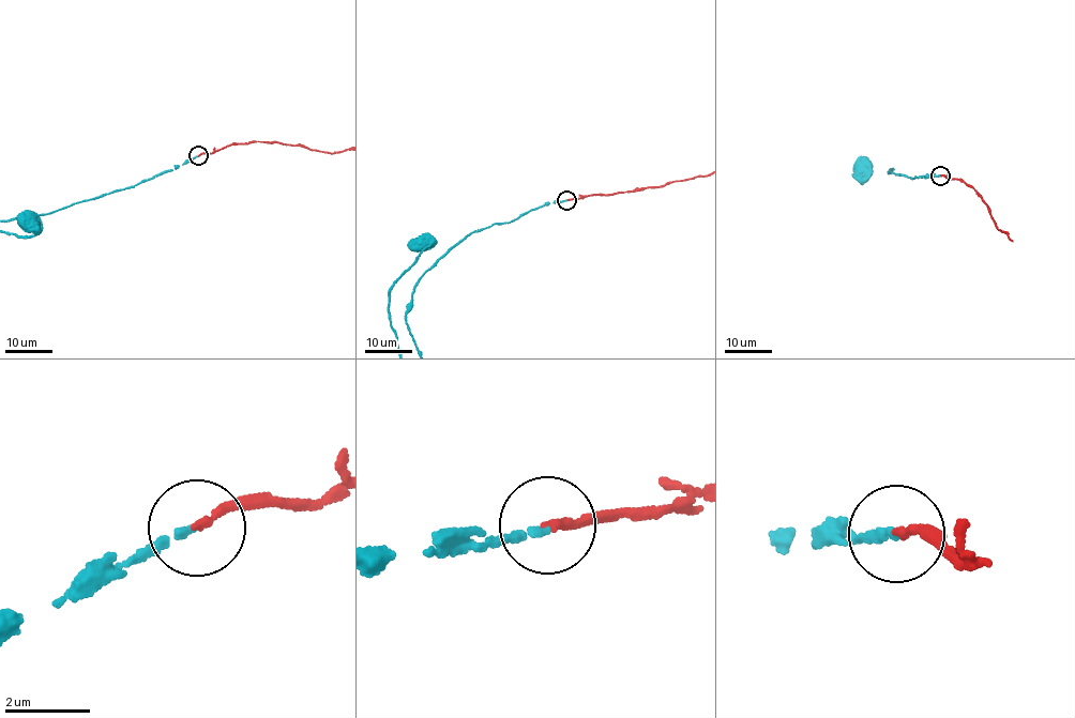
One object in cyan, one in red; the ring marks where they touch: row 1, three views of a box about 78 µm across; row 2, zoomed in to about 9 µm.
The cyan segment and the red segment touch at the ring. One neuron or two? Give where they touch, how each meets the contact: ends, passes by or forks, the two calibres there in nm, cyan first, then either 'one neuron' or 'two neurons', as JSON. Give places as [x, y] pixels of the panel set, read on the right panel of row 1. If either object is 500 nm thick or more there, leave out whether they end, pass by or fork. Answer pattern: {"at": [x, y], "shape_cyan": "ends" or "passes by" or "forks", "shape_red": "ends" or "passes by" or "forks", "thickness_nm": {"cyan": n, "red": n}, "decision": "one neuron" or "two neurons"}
{"at": [940, 176], "shape_cyan": "ends", "shape_red": "ends", "thickness_nm": {"cyan": 120, "red": 180}, "decision": "one neuron"}

